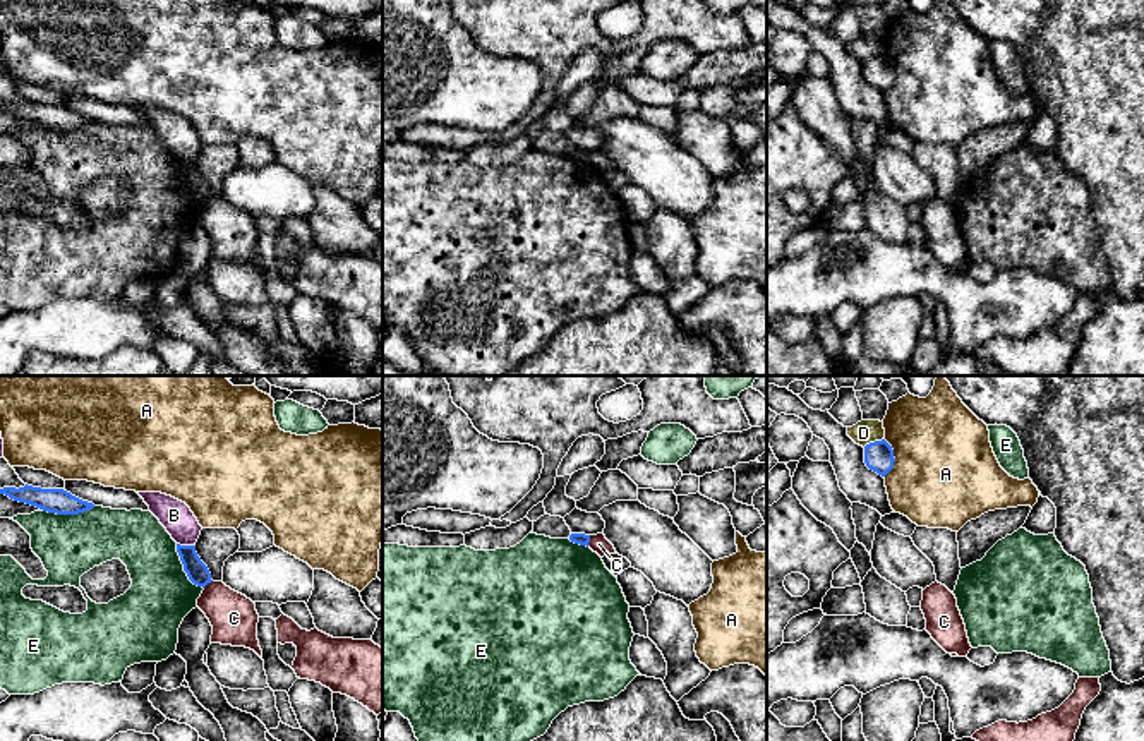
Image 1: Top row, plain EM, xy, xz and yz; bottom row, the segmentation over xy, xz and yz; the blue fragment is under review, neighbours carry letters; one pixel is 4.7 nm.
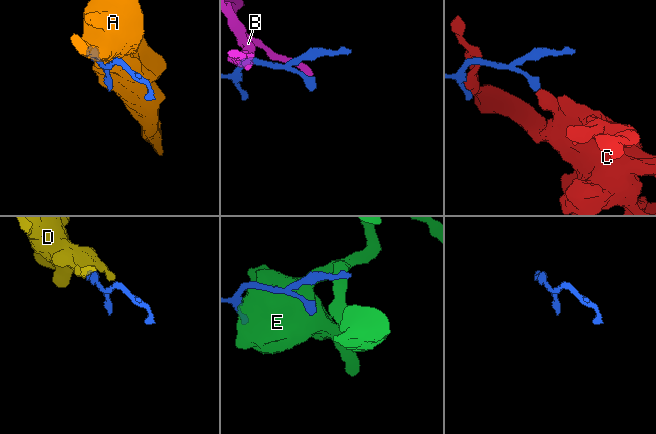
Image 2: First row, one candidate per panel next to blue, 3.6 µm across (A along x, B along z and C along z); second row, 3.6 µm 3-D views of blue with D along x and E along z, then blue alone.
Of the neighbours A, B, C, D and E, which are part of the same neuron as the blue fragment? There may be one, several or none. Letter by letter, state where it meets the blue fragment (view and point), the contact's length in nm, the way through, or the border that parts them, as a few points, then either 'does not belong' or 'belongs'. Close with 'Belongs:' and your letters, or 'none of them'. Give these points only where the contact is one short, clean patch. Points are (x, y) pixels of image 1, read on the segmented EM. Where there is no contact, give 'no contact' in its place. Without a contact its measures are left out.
A: contact yz (894, 458); length 180 nm; does not belong
B: contact xy (186, 546); length 80 nm; does not belong
C: contact xz (589, 541); length 60 nm; does not belong
D: contact yz (873, 443); length 110 nm; does not belong
E: contact xy (69, 513); length 240 nm; does not belong
Belongs: none of them

